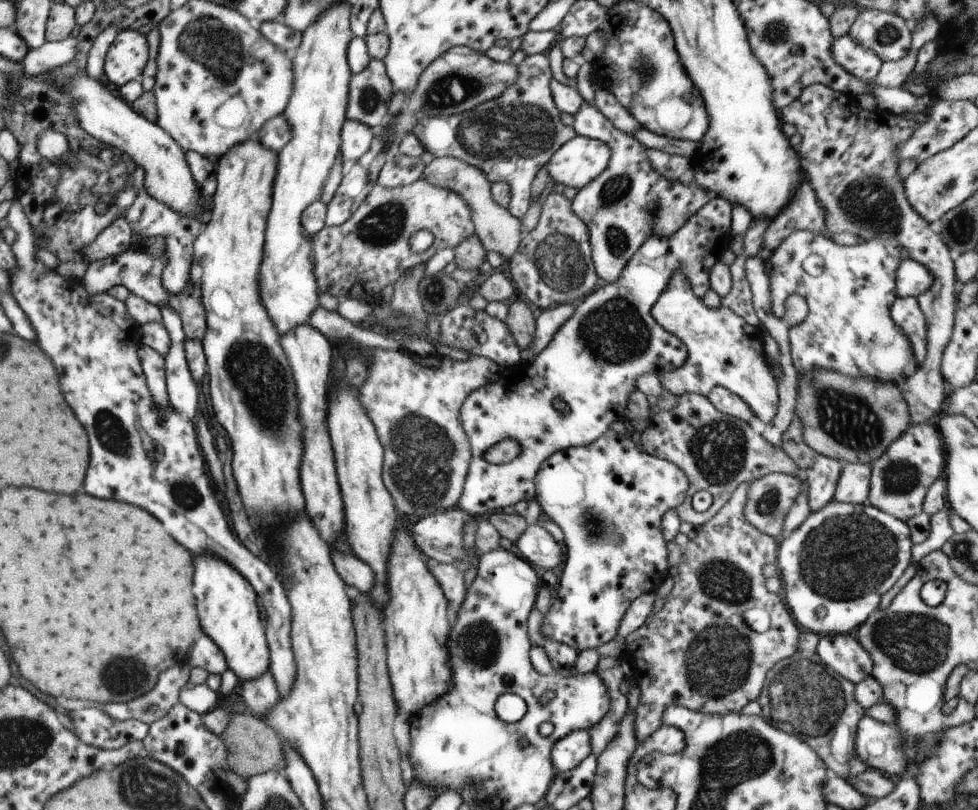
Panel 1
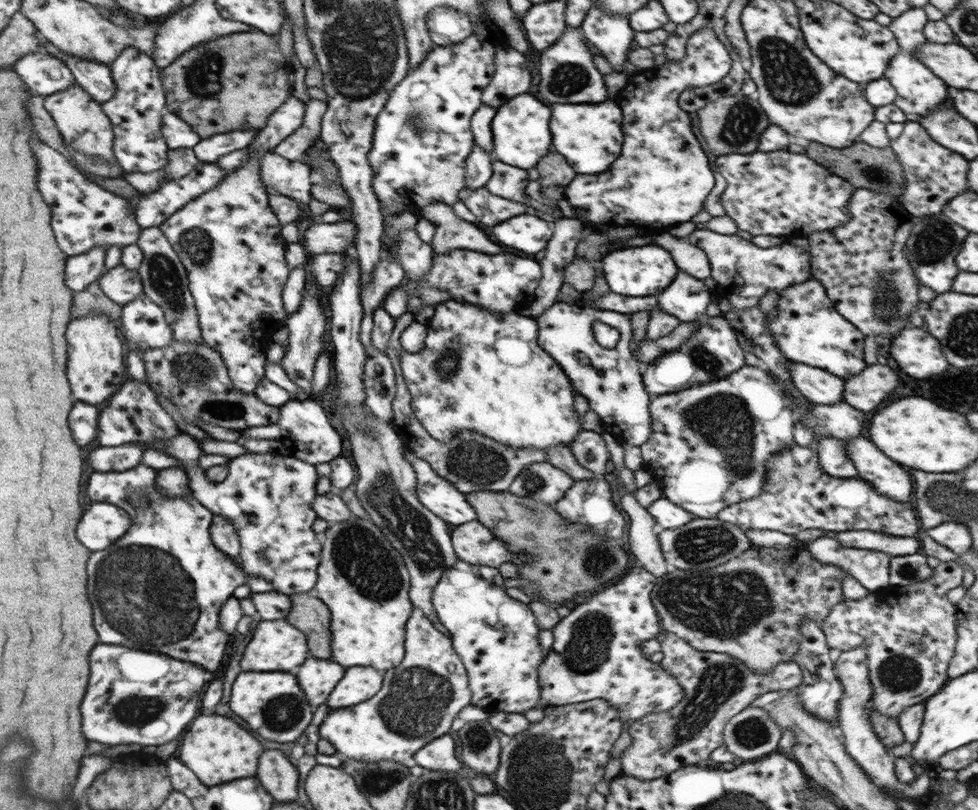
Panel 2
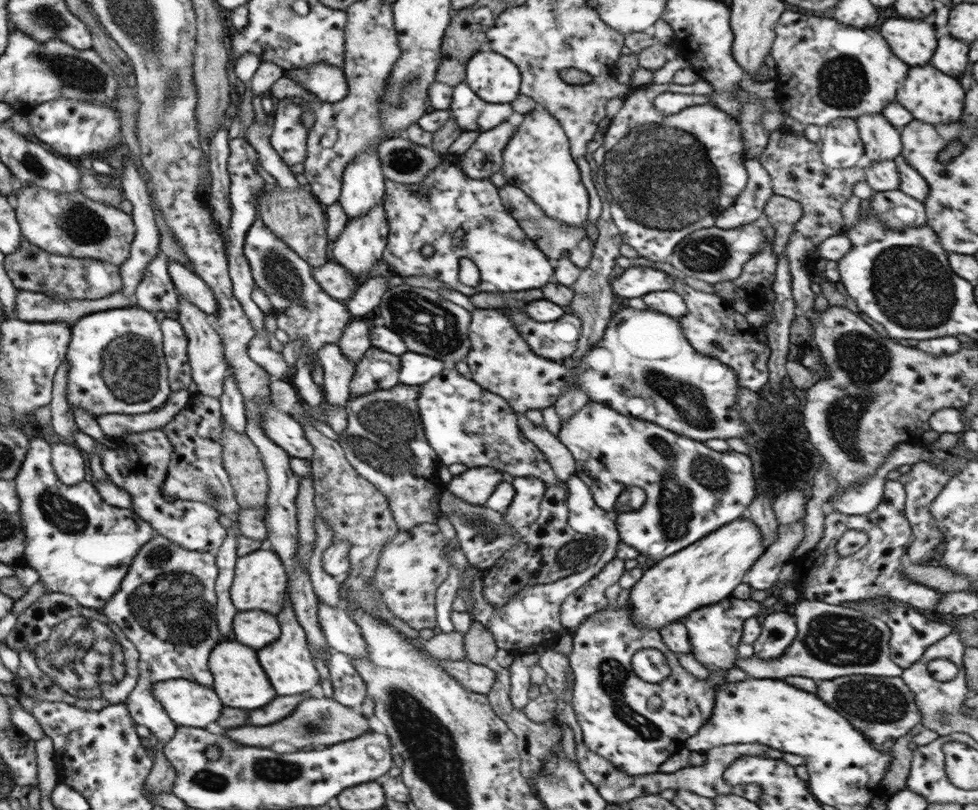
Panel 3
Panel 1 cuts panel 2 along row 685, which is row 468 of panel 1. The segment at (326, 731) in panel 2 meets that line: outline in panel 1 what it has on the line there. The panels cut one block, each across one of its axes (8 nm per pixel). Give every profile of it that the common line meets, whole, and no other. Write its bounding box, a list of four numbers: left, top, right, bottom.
[359,350,503,522]

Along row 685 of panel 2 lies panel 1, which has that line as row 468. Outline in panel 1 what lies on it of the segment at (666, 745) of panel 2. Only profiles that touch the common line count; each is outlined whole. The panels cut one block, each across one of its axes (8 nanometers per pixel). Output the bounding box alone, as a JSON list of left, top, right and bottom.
[640,393,811,535]

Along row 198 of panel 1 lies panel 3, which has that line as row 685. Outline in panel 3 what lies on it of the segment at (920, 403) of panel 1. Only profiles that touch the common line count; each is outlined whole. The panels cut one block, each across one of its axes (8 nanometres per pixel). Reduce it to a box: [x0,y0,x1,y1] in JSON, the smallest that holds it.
[816,674,922,752]

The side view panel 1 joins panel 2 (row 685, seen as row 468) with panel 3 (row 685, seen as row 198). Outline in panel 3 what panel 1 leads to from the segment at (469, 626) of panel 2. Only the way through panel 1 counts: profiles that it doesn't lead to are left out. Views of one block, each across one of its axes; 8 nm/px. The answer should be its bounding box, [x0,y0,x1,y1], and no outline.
[681,595,759,690]

